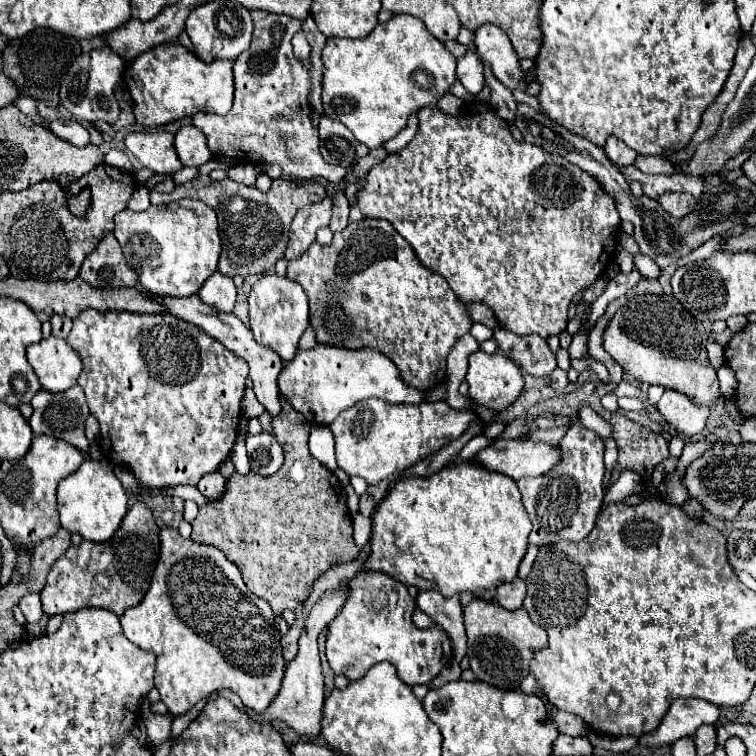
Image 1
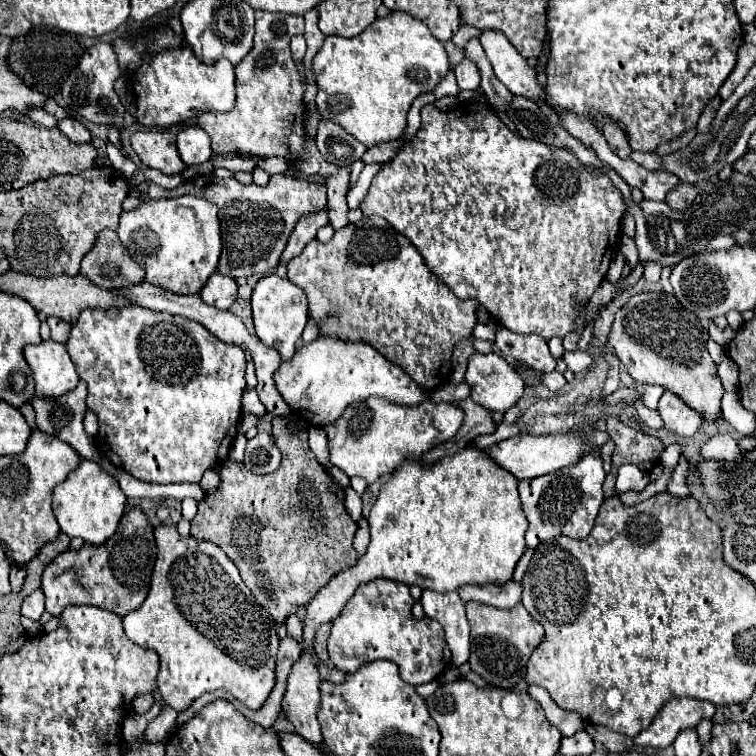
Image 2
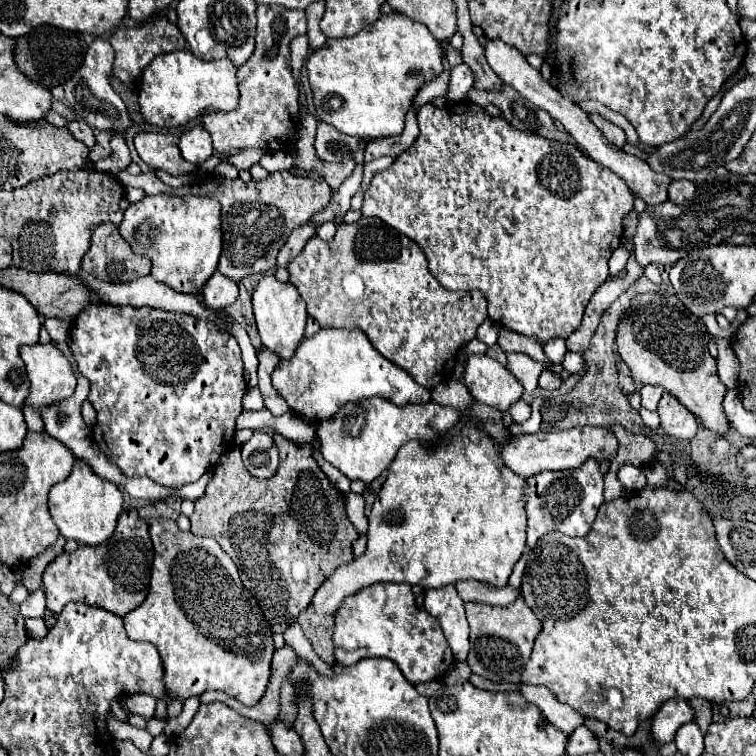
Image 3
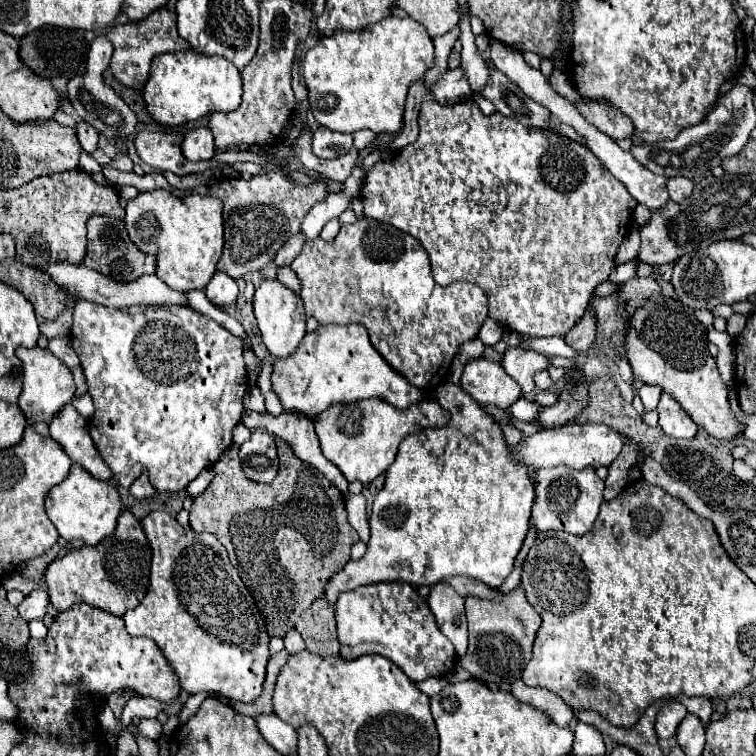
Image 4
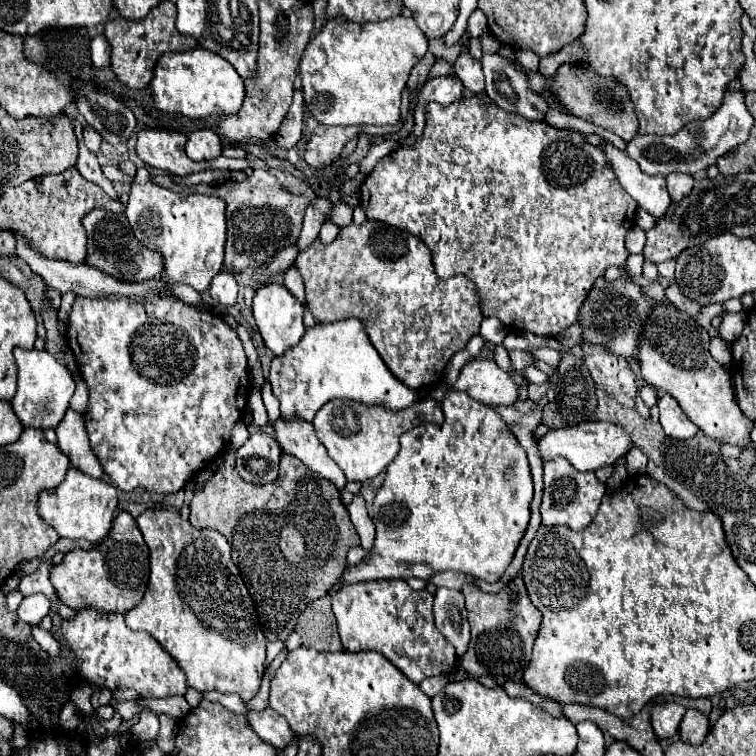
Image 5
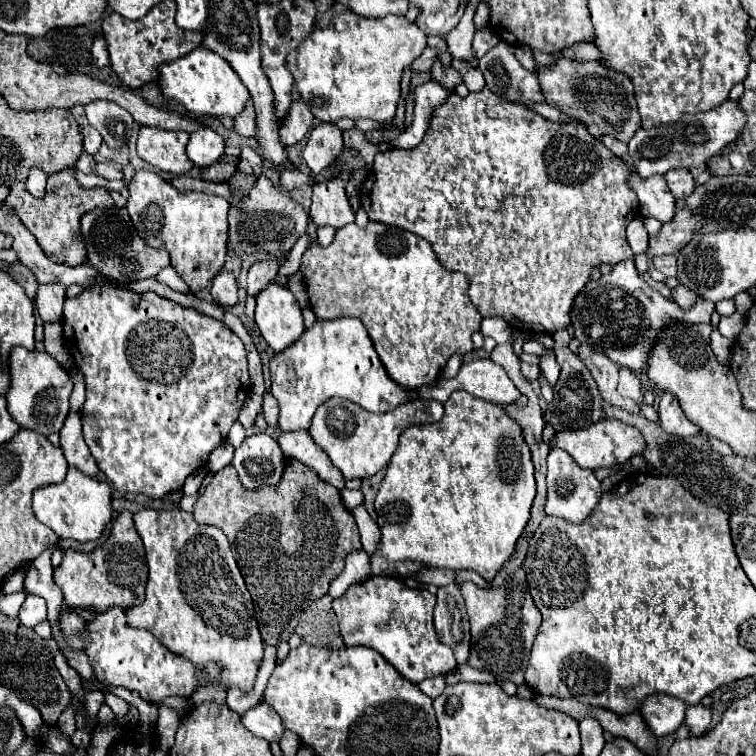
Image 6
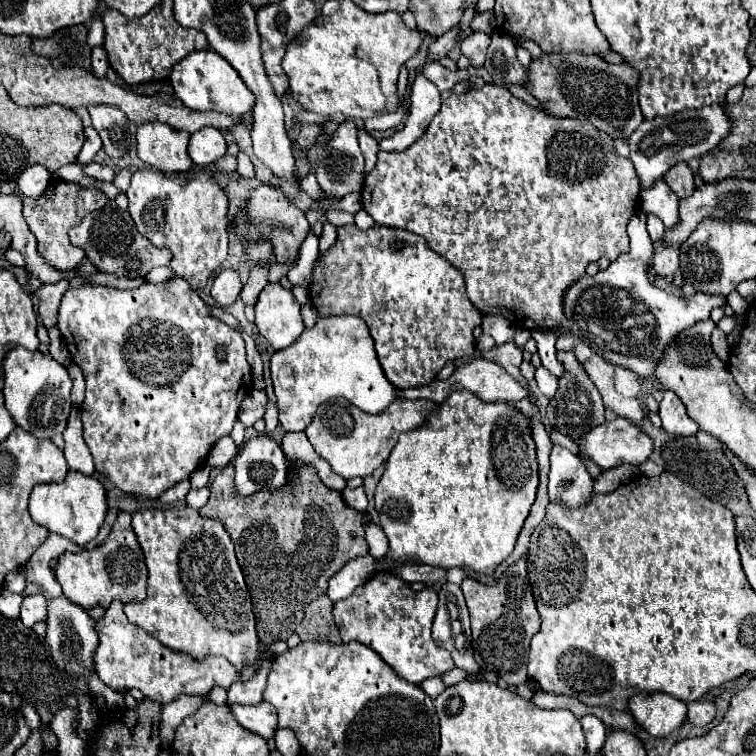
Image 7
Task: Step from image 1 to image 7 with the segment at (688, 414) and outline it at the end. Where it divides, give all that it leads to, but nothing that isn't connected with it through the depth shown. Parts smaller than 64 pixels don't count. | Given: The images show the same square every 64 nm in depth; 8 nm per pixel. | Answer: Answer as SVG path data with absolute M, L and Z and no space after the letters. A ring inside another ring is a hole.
M672 390L664 392L664 398L660 402L660 418L662 418L662 428L668 434L692 436L698 432L698 424L688 416L686 406Z

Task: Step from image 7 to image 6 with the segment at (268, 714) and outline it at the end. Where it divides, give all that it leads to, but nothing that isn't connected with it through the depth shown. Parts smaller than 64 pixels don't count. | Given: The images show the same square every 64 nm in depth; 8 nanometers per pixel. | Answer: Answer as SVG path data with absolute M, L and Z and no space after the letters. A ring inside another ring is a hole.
M260 702L258 706L246 710L242 716L240 716L242 724L254 734L254 736L260 736L268 742L272 740L280 740L282 732L284 732L284 726L282 726L282 720L280 716L274 712L274 708L270 708L270 704L266 702Z

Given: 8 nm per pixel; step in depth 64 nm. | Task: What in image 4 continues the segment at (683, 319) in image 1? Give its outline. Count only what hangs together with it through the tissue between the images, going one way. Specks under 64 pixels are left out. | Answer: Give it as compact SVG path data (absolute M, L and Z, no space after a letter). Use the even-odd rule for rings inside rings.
M664 296L648 300L632 316L630 330L624 338L624 350L634 370L634 378L642 384L660 386L710 436L716 440L736 440L742 436L744 424L738 422L730 408L730 386L720 378L716 360L708 352L706 328L678 300Z

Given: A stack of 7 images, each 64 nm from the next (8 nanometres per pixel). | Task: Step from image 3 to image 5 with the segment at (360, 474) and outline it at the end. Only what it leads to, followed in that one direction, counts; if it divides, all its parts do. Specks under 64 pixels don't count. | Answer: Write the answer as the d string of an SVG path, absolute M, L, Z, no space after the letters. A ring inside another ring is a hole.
M422 398L404 410L388 410L380 406L366 406L352 400L330 400L324 404L312 424L318 440L326 446L330 458L340 466L346 480L366 482L378 476L398 454L398 436L408 432L416 424L442 424L444 414L440 402L432 398Z

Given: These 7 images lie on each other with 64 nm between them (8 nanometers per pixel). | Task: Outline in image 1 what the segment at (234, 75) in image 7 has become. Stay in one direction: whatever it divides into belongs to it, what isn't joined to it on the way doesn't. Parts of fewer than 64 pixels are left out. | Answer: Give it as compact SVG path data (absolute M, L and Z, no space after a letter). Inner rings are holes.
M162 44L148 52L142 52L128 64L124 80L136 104L136 122L148 128L164 126L198 112L228 114L232 108L232 62L214 60L212 64L206 64L180 44Z

